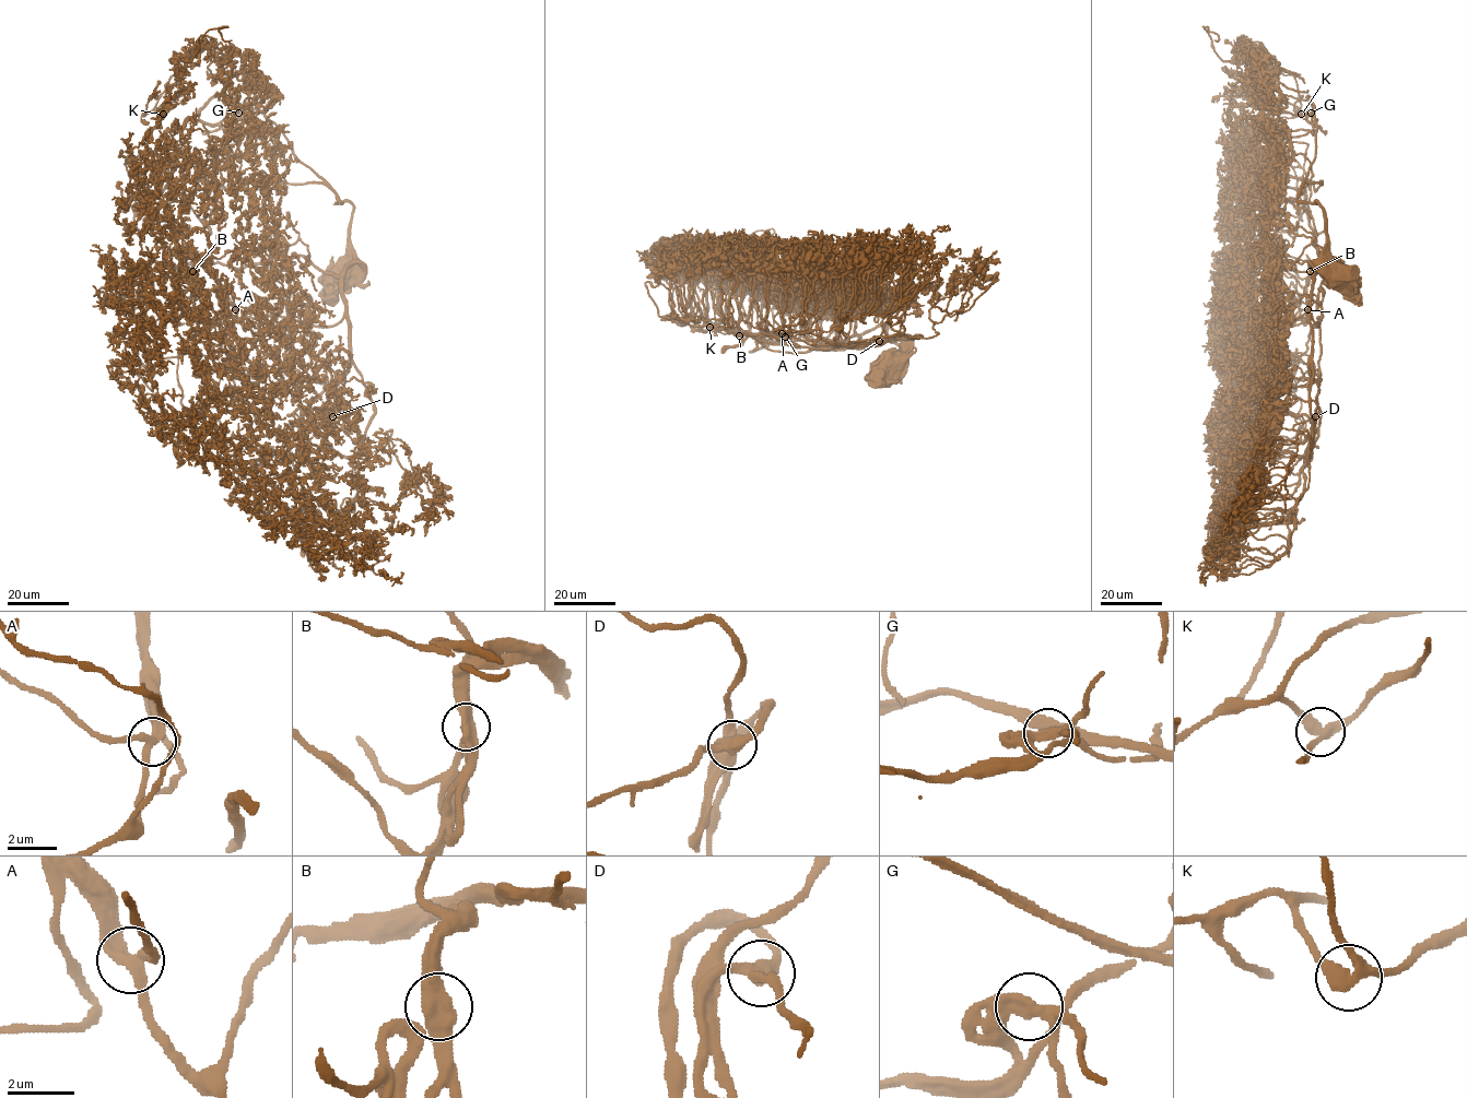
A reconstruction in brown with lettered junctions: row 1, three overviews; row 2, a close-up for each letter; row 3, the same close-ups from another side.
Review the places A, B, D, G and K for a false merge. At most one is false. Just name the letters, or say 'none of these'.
none of these

